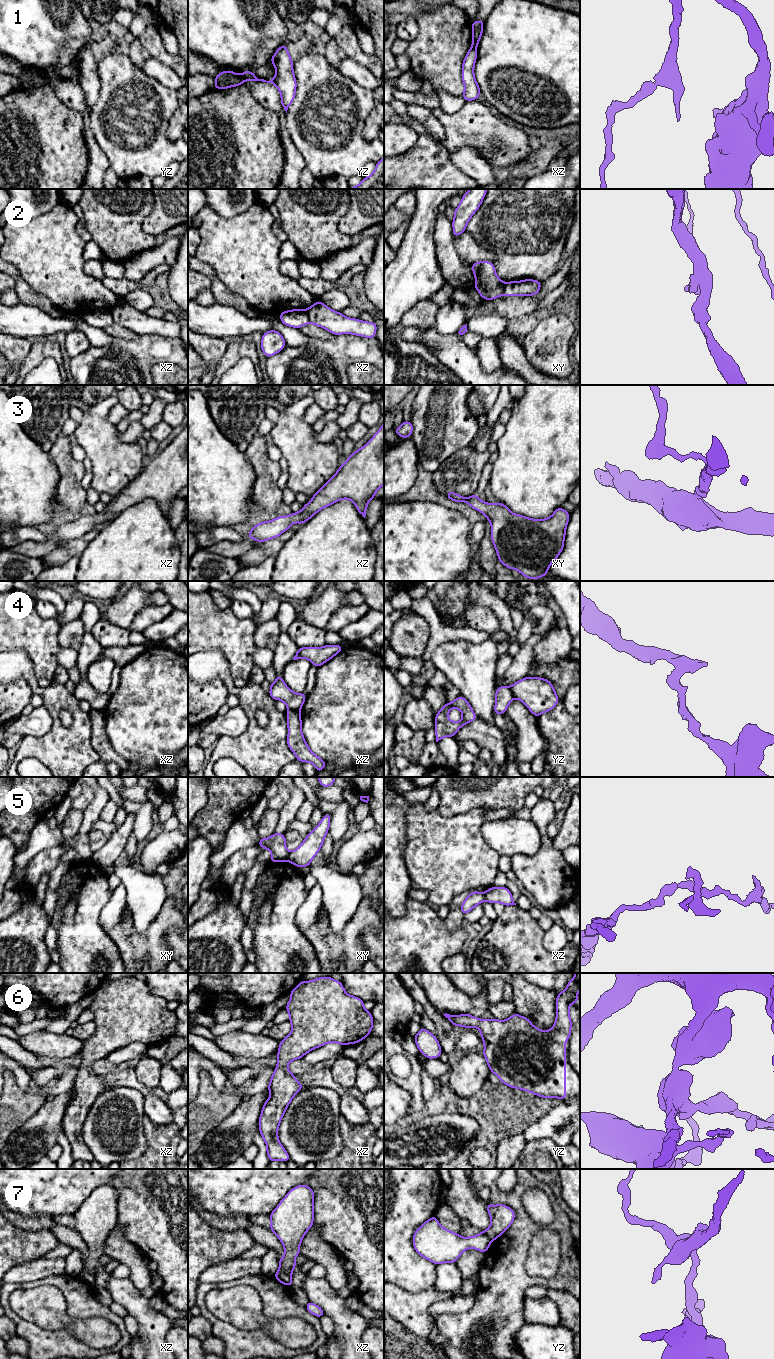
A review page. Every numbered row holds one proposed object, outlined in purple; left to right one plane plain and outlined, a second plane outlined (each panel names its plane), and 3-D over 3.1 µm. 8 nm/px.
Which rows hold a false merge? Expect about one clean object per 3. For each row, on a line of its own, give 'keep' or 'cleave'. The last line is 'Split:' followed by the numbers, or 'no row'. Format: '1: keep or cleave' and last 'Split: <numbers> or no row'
1: cleave
2: cleave
3: keep
4: cleave
5: cleave
6: keep
7: cleave
Split: 1, 2, 4, 5, 7

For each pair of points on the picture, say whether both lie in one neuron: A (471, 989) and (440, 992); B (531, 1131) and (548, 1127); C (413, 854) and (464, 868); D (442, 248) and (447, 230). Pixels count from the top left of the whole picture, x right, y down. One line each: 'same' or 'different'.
A: different
B: same
C: same
D: same

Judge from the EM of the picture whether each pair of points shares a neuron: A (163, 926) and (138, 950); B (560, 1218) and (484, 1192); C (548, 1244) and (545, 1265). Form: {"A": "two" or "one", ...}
{"A": "one", "B": "two", "C": "one"}

